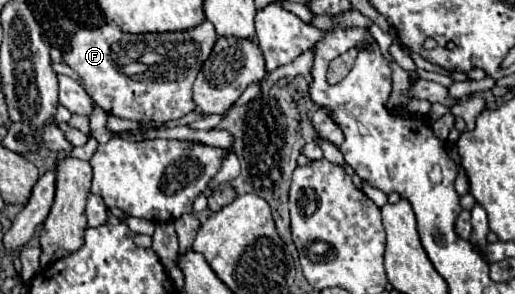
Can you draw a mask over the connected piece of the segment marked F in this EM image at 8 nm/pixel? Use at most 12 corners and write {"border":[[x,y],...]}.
{"border":[[212,22],[162,34],[76,30],[64,62],[106,112],[172,122]]}

